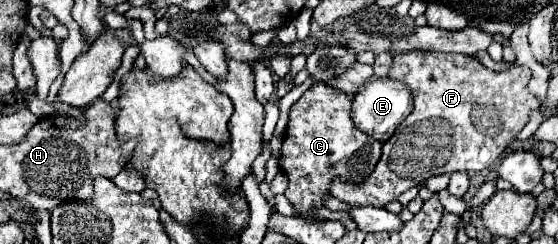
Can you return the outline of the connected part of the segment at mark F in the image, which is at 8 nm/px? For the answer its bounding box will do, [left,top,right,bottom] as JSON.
[329,51,539,207]

